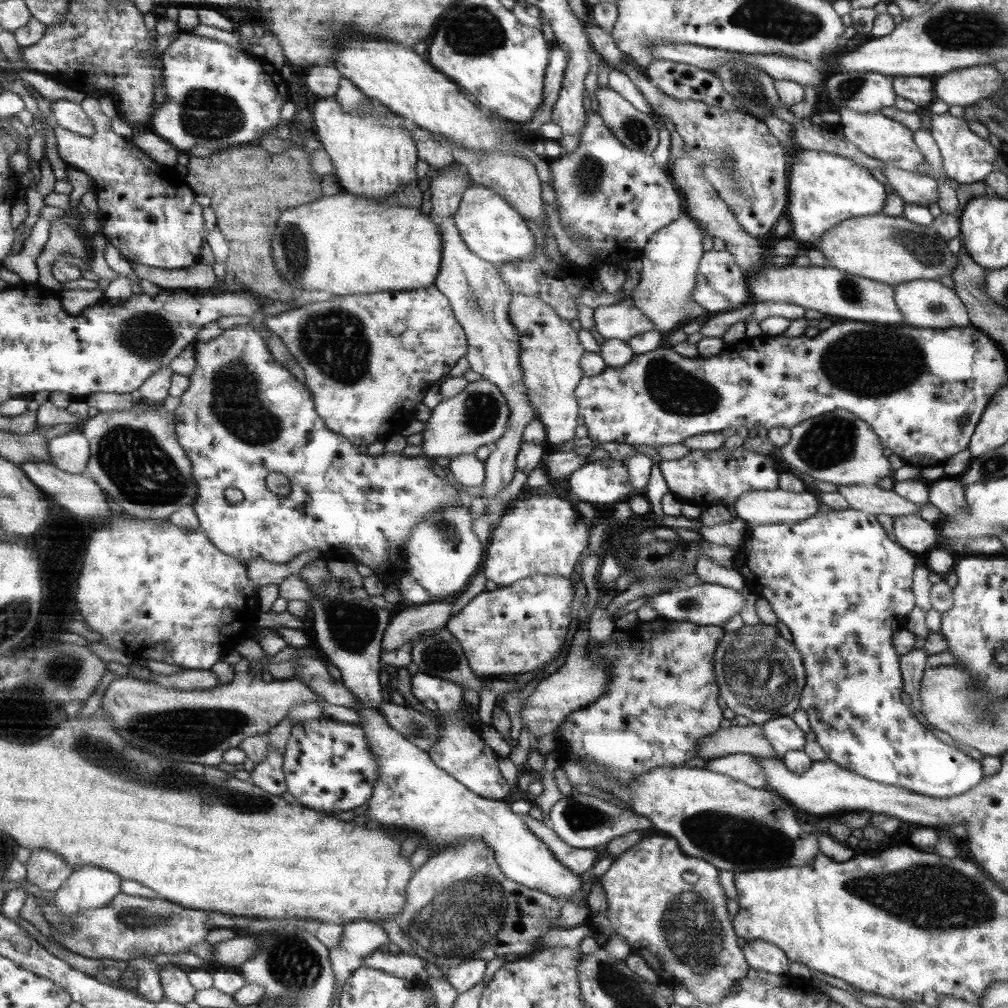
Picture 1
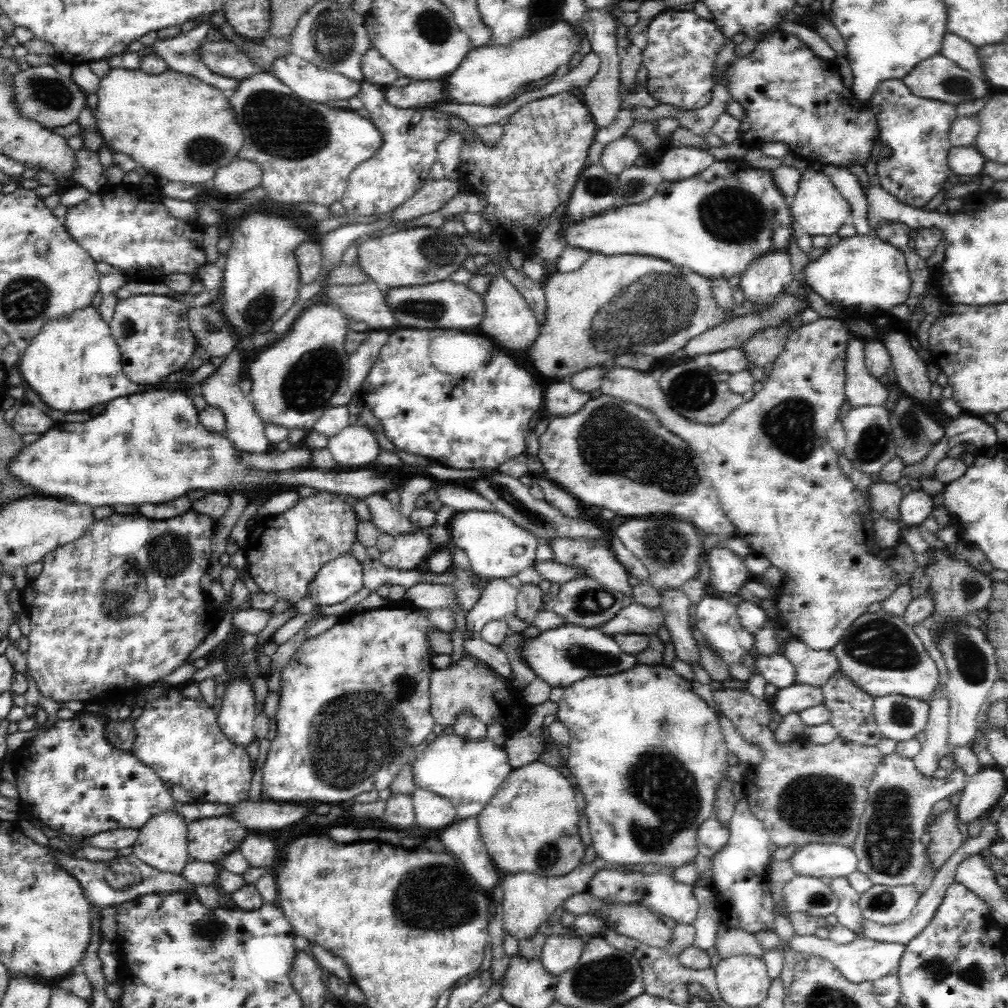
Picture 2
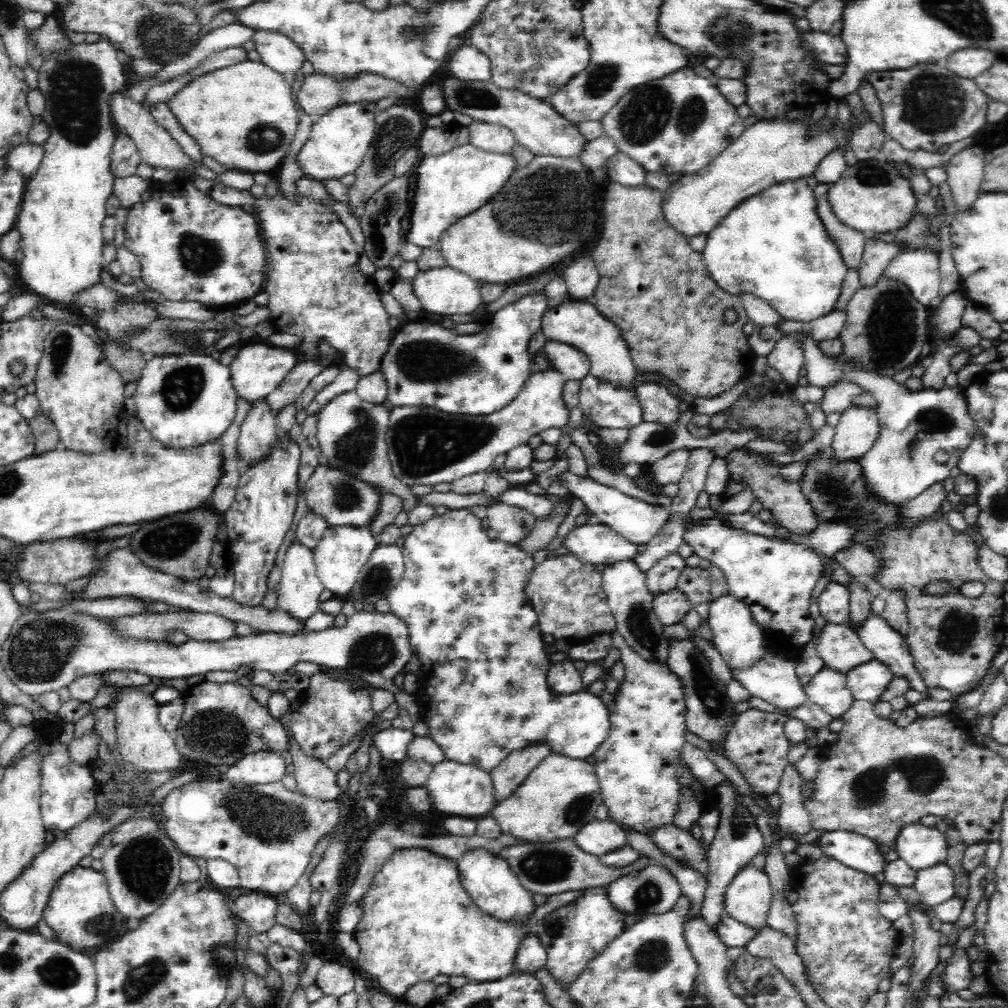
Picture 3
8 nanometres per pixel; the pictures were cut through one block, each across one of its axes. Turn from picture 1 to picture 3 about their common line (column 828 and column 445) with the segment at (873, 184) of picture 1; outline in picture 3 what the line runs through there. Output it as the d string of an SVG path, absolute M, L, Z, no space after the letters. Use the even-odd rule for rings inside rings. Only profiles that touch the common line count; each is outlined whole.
M470 143L451 148L438 156L421 156L412 169L414 181L410 193L410 222L406 243L420 248L436 248L441 233L454 222L484 206L510 178L514 158L478 149Z

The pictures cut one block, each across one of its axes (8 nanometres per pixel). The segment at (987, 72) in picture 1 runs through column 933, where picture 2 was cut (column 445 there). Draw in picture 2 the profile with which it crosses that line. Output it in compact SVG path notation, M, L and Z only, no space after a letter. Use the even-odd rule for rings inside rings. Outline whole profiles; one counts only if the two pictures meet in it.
M559 20L547 24L545 30L528 33L514 44L498 47L473 48L456 70L444 78L445 96L460 104L500 107L502 100L534 80L554 74L566 65L580 49L582 31L570 29L570 25Z

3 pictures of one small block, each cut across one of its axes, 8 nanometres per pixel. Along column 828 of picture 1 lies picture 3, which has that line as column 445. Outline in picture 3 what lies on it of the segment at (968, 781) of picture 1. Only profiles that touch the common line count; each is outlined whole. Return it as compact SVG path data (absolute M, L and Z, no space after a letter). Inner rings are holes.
M450 509L442 515L434 515L424 524L417 525L406 536L406 542L401 548L404 561L404 574L400 582L390 590L387 600L390 603L390 613L400 617L410 632L410 648L420 661L418 673L418 688L413 692L419 706L419 718L427 726L426 736L438 744L444 759L455 760L458 763L476 765L482 771L490 774L511 752L516 749L530 748L530 745L547 744L550 753L562 753L574 759L585 759L592 755L599 745L609 736L609 712L606 704L598 695L588 691L575 692L574 694L554 694L547 683L547 674L551 665L550 653L544 646L543 634L539 627L538 615L526 596L525 584L529 581L529 574L535 567L532 555L522 551L518 545L510 545L497 540L490 540L486 530L482 527L481 518L477 518L470 509Z

